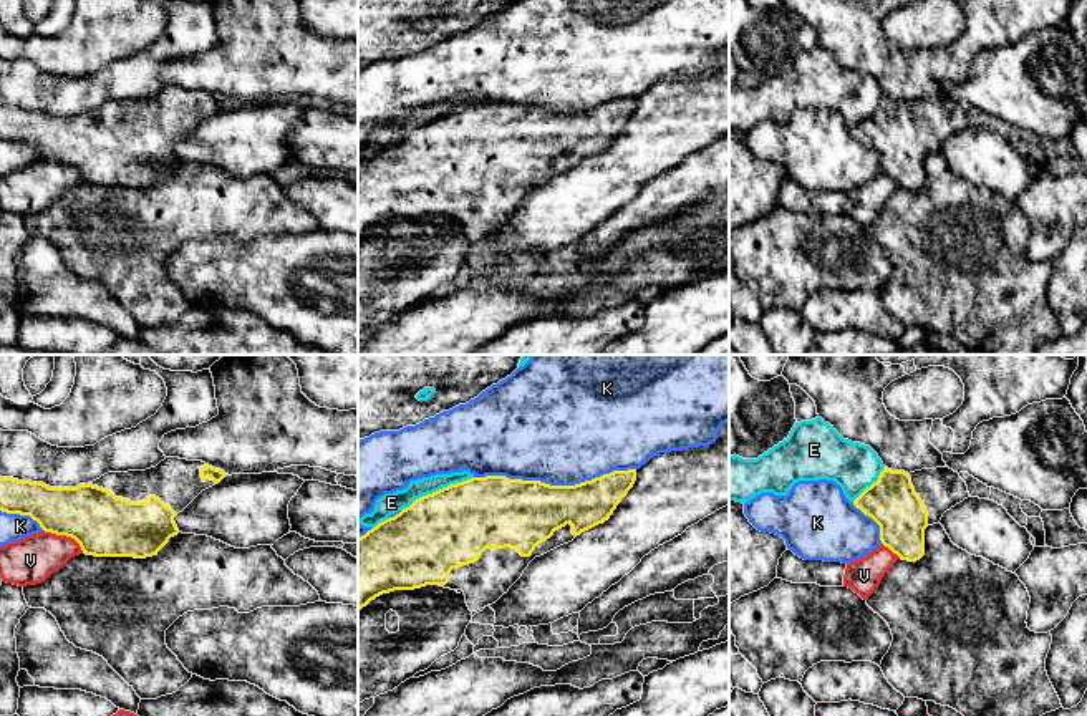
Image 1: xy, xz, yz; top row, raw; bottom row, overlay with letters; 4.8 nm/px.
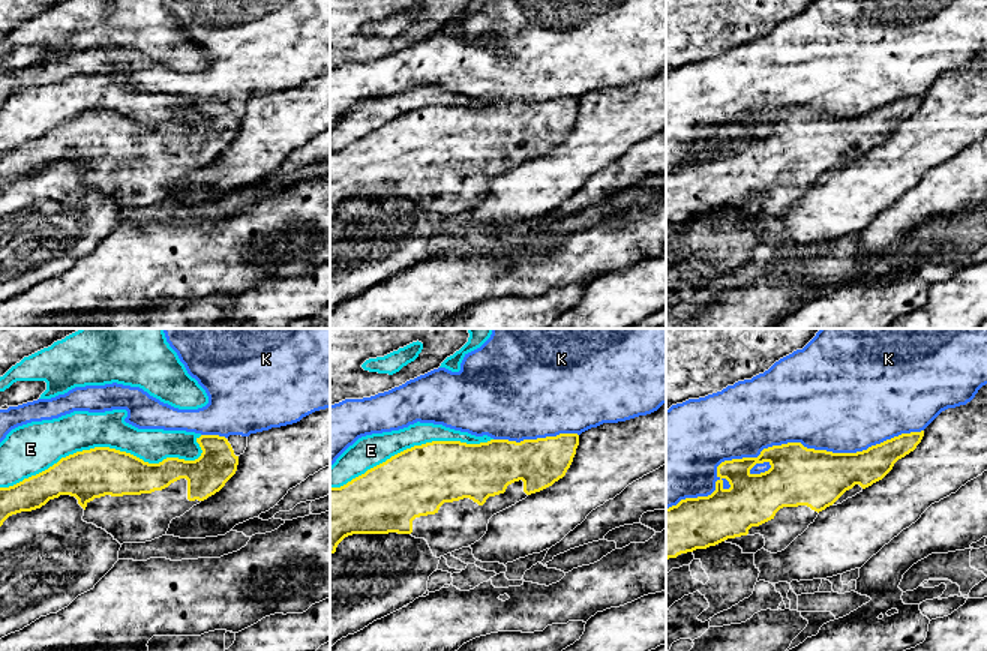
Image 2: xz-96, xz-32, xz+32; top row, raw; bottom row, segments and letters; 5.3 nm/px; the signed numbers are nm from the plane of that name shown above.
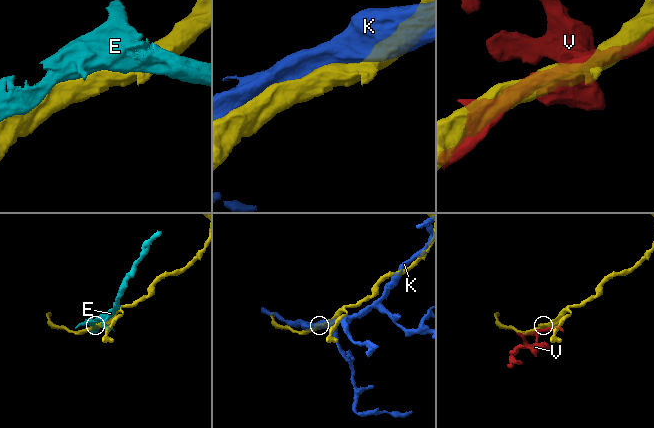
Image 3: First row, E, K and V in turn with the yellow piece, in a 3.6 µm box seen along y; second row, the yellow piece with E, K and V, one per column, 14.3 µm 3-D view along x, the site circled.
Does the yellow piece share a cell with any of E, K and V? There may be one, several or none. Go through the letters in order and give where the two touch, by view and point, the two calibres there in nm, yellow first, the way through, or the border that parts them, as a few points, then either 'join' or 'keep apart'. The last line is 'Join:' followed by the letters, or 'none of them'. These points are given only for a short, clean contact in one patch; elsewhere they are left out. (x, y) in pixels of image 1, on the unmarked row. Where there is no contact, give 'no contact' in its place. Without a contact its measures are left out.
E: meets yellow in xz at (420, 126); 380 nm thick on the yellow side, 100 nm on the other; keep apart
K: meets yellow in xz at (554, 115); 340 nm thick on the yellow side, 480 nm on the other; keep apart
V: meets yellow in xy at (65, 163); 300 nm thick on the yellow side, 220 nm on the other; keep apart
Join: none of them

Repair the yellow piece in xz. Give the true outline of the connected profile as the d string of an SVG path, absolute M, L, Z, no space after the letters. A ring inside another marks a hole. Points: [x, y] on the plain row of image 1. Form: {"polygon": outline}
{"polygon": "M636 98L575 114L486 104L423 124L358 166L358 239L383 222L426 214L462 219L471 240L492 234L535 186L608 149L635 109Z"}

